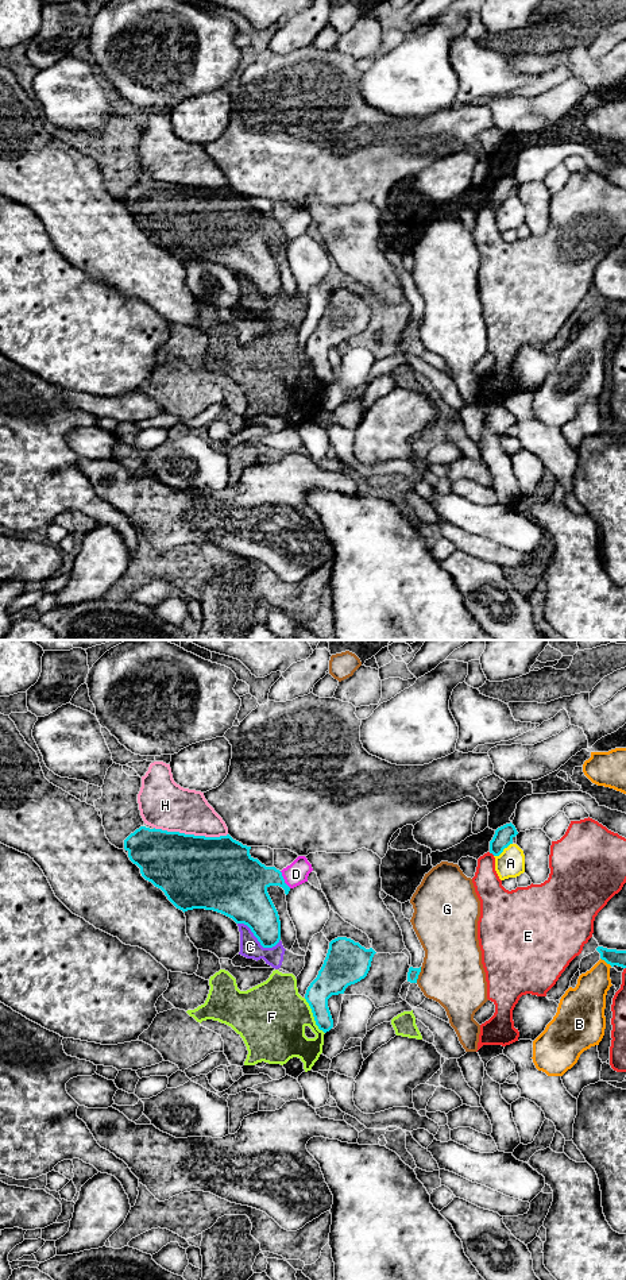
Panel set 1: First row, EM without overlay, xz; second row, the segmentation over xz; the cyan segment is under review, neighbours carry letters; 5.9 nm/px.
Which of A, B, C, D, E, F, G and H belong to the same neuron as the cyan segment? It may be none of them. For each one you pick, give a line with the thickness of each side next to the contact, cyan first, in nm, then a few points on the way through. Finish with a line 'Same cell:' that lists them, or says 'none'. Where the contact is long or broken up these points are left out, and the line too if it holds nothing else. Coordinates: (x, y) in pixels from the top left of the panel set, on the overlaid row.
Same cell: none

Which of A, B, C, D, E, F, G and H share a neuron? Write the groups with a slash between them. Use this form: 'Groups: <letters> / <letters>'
Groups: A / B / C F / D / E / G / H

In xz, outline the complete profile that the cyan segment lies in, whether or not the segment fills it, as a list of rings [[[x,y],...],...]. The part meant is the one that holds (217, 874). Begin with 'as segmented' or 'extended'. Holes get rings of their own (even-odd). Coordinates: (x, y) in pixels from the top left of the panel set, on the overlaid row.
as segmented; [[[140,826],[124,840],[124,849],[128,852],[130,860],[140,868],[142,876],[161,888],[177,909],[183,913],[193,909],[221,913],[236,924],[247,925],[263,948],[273,948],[279,942],[281,921],[267,888],[270,886],[279,886],[287,895],[290,887],[285,883],[279,870],[266,867],[250,855],[251,847],[243,845],[229,834],[205,837]]]

